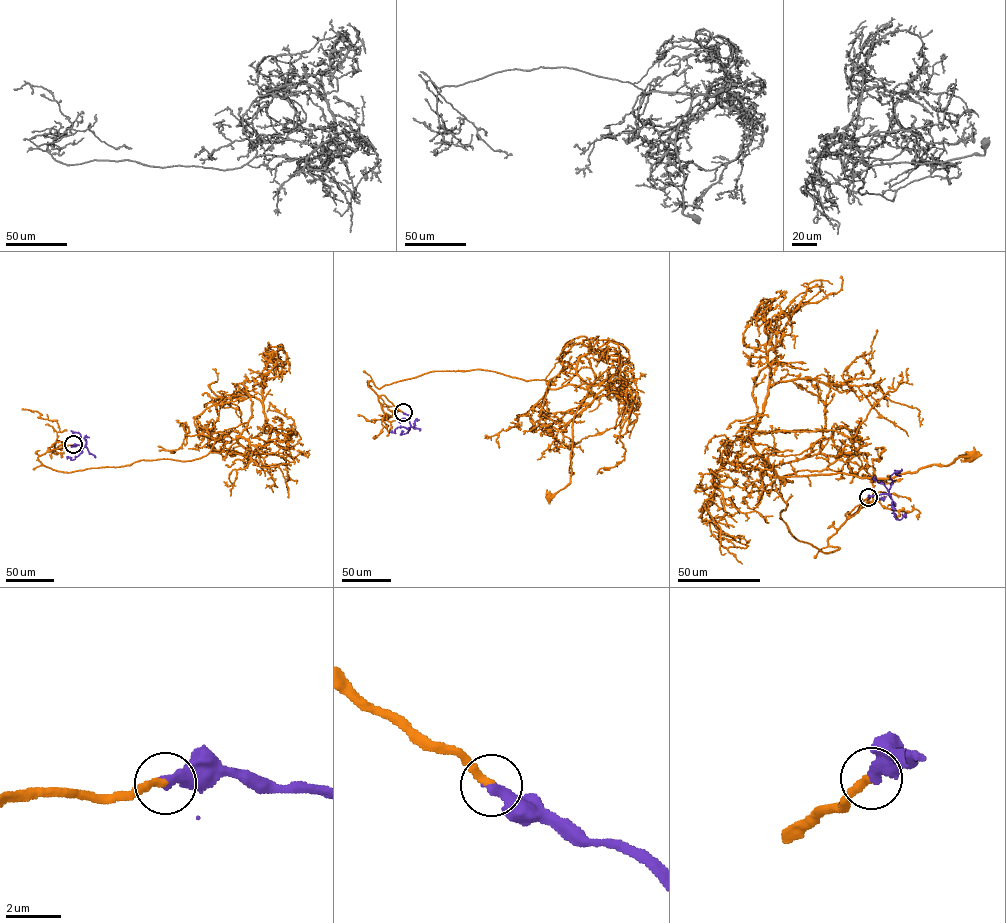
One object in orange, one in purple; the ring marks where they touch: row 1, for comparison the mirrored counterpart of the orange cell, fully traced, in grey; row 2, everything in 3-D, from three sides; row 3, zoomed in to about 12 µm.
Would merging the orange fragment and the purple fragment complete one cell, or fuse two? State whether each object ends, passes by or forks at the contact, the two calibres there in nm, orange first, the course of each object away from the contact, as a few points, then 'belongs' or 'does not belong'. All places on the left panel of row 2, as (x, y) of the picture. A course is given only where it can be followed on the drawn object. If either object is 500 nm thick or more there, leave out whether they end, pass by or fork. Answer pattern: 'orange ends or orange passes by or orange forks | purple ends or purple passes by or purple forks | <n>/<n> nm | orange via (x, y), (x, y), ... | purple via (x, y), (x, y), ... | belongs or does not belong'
orange ends | purple ends | 280/400 nm | orange via (73, 444), (37, 459), (66, 472), (191, 460), (212, 449), (255, 452), (244, 453), (249, 461), (232, 453) | purple via (73, 444), (82, 445), (81, 452), (74, 459), (67, 459) | belongs

